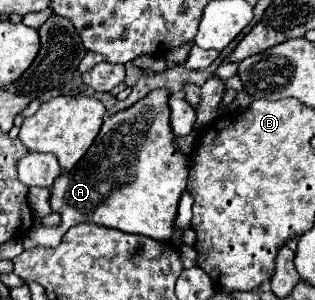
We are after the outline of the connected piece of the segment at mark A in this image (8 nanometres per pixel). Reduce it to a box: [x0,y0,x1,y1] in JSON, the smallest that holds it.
[24,91,188,249]

